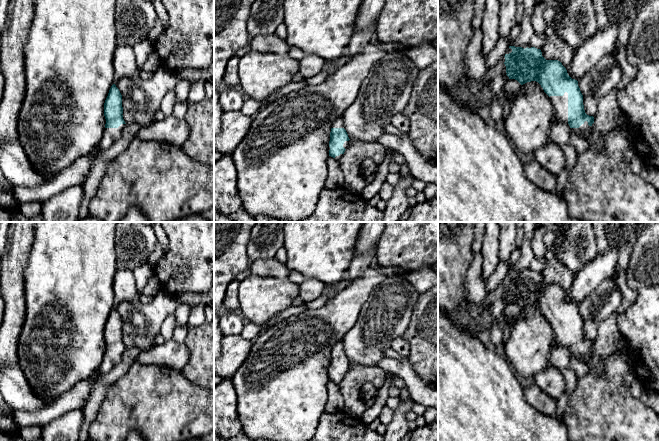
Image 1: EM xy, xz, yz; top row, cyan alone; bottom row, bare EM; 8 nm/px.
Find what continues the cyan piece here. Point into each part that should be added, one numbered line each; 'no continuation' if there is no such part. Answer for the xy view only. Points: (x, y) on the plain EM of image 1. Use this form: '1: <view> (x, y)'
1: xy (111, 359)

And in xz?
1: xz (338, 347)

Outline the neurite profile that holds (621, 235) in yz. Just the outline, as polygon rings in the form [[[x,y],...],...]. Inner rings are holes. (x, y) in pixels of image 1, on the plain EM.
[[[604,222],[605,234],[608,240],[609,246],[618,250],[617,267],[615,268],[613,278],[617,281],[618,286],[618,275],[621,271],[627,269],[627,264],[630,259],[630,255],[635,246],[635,243],[642,232],[647,222]]]

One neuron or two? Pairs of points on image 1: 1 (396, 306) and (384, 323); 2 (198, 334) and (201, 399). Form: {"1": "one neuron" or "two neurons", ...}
{"1": "one neuron", "2": "two neurons"}

